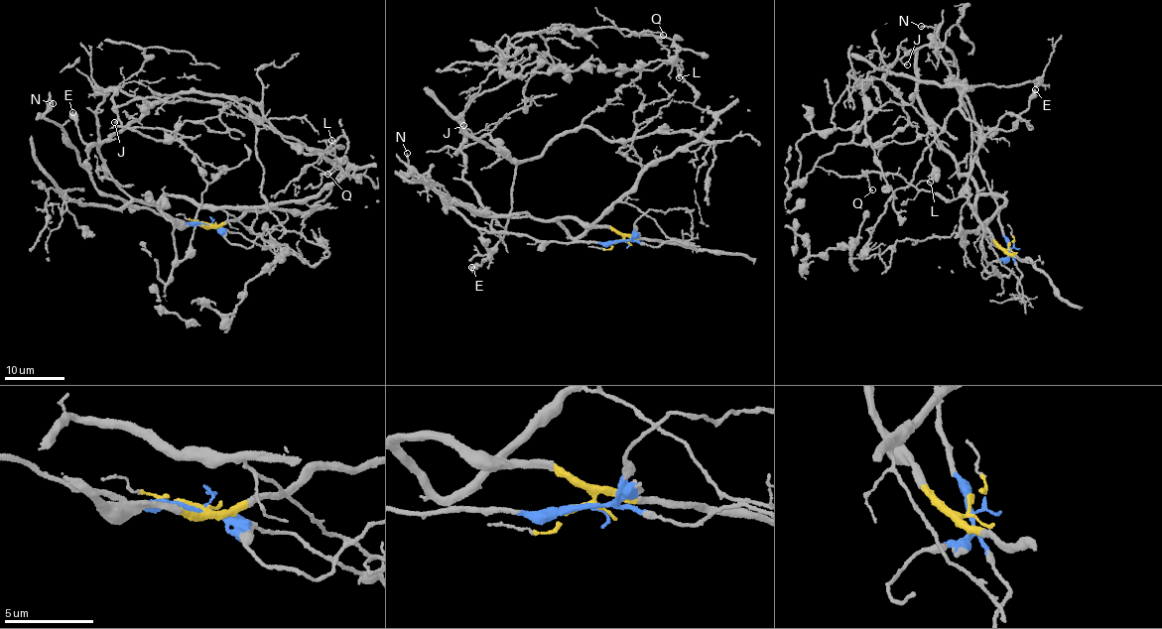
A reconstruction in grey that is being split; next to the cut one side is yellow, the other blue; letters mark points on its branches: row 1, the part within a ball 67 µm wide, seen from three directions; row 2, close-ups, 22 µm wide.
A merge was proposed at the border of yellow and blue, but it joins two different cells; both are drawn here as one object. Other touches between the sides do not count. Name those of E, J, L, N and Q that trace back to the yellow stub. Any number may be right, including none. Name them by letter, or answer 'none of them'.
J, L, Q

